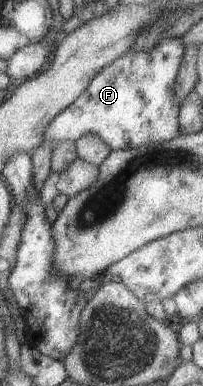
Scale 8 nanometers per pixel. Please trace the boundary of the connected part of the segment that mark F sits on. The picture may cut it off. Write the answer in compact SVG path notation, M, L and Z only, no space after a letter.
M164 38L150 50L131 47L126 54L99 70L78 98L52 118L42 132L42 141L75 141L84 134L94 134L113 151L179 137L182 135L178 124L180 101L174 98L174 88L183 52L180 38Z

